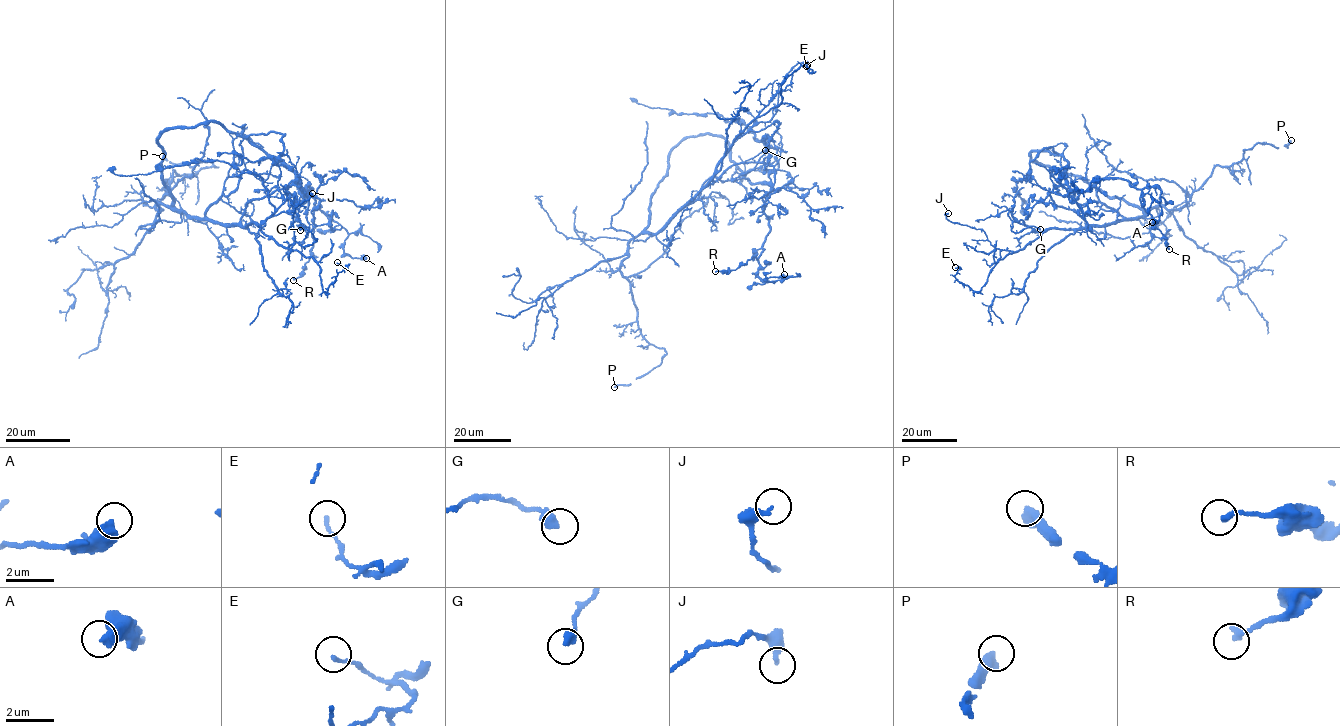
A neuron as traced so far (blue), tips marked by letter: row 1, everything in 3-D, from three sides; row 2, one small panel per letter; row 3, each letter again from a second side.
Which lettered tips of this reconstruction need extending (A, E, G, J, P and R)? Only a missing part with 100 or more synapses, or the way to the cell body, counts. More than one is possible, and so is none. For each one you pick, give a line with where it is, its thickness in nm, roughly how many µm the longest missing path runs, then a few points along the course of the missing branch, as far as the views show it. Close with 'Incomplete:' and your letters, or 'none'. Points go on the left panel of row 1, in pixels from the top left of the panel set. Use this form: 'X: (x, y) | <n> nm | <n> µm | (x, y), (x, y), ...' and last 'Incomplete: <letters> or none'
P: (162, 156) | 400 nm | 20 µm | (162, 156), (143, 159), (133, 152), (122, 150), (112, 138)
Incomplete: P

